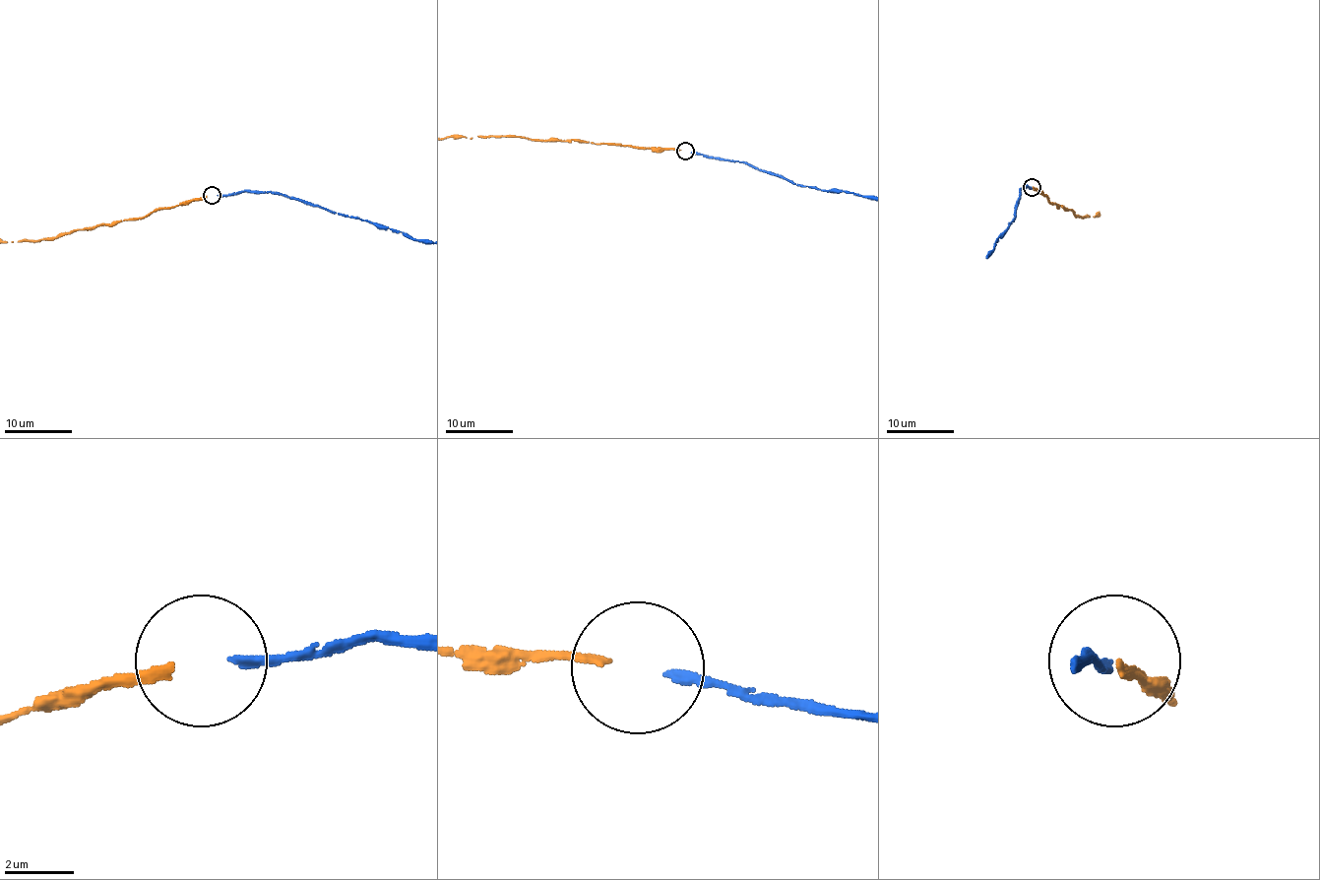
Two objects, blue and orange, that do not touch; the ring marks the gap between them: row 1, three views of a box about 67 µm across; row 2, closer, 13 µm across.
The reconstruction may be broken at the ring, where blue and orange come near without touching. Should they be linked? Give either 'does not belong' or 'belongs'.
belongs

